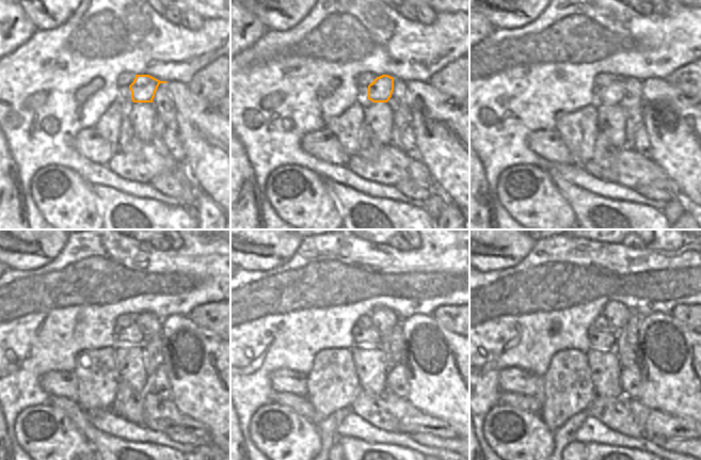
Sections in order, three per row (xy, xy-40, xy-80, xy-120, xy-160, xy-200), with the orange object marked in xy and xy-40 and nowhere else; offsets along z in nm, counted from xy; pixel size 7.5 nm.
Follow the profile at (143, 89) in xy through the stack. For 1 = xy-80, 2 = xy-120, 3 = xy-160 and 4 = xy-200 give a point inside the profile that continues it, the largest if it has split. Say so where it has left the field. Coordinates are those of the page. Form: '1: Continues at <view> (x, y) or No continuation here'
1: Continues at xy-80 (612, 94)
2: Continues at xy-120 (130, 336)
3: Continues at xy-160 (369, 337)
4: Continues at xy-200 (604, 339).

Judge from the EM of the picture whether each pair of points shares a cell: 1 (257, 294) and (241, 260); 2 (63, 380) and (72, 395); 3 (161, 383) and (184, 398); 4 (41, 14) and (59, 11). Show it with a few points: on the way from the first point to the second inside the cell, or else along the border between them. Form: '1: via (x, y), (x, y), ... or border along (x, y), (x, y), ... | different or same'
1: border along (241, 268), (245, 270), (271, 269) | different
2: via (64, 383), (70, 392) | same
3: border along (162, 366), (171, 385), (170, 398) | different
4: via (47, 15), (54, 21), (57, 17) | same

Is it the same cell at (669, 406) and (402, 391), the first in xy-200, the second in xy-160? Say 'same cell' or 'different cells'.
different cells

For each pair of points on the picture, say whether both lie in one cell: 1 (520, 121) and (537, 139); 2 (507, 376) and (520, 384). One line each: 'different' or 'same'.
1: different
2: same

